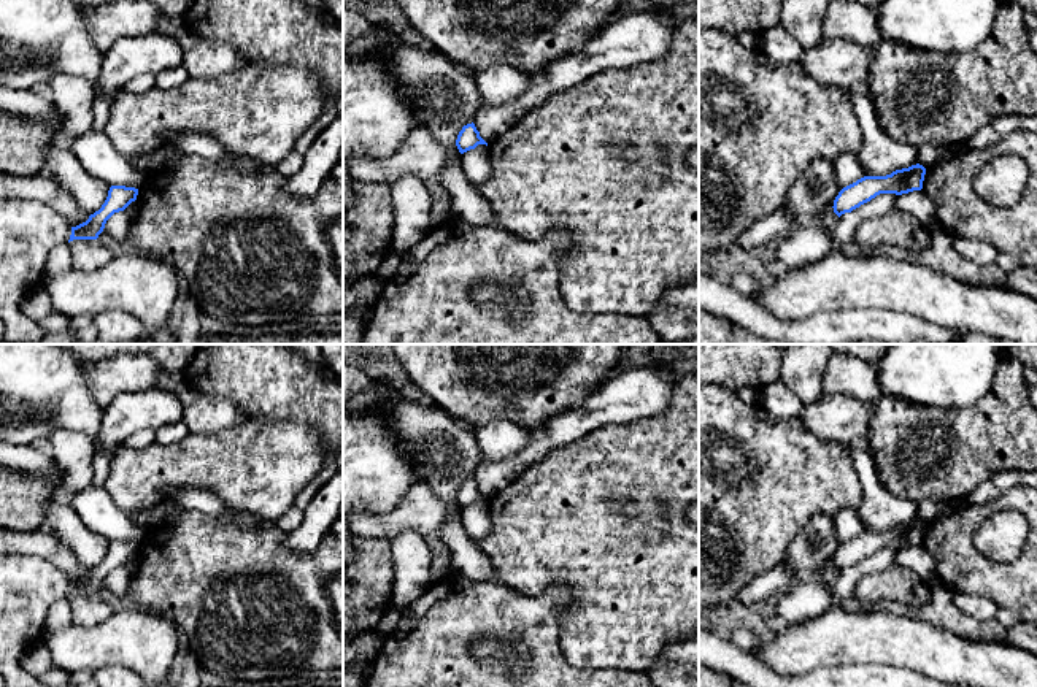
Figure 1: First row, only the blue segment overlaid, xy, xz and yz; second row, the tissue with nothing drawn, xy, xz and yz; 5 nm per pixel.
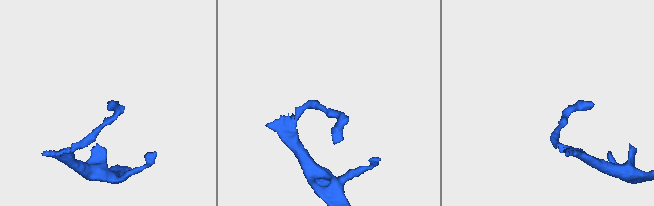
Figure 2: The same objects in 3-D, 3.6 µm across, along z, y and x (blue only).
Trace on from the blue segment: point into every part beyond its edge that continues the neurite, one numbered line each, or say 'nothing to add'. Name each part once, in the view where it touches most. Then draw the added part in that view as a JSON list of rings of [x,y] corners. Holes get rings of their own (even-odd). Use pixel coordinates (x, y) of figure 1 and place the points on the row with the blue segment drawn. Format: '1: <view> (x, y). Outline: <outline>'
nothing to add

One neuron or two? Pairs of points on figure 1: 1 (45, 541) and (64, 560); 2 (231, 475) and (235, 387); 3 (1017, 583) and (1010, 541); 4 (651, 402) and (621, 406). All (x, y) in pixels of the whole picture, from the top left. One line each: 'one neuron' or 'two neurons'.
1: one neuron
2: two neurons
3: two neurons
4: one neuron

